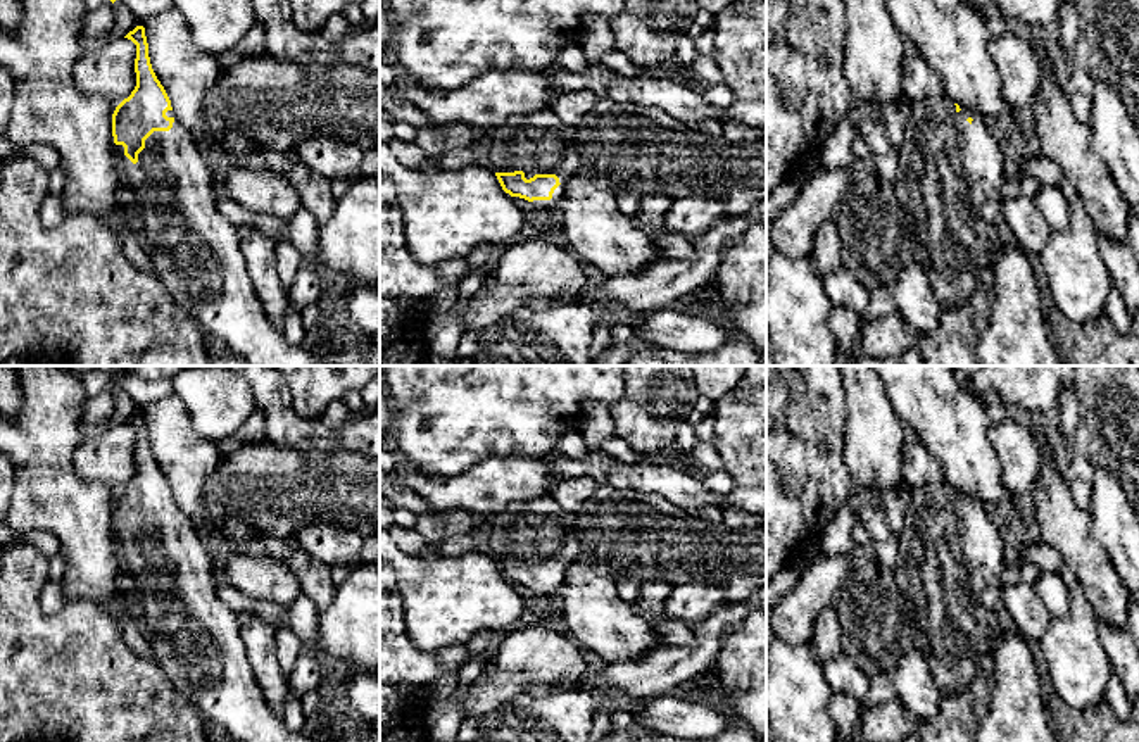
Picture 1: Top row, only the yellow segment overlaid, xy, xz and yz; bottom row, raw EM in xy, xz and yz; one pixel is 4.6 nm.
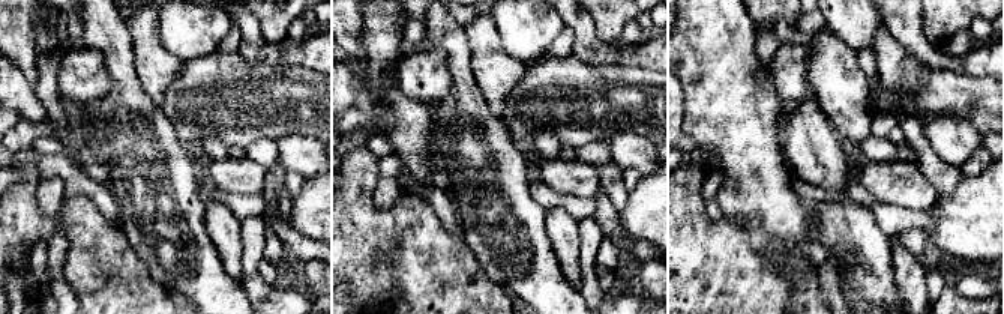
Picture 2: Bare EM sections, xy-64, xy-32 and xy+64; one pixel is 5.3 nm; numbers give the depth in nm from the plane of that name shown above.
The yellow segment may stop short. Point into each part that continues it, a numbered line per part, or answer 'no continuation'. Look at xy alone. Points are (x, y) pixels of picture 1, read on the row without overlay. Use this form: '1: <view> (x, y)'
1: xy (195, 639)

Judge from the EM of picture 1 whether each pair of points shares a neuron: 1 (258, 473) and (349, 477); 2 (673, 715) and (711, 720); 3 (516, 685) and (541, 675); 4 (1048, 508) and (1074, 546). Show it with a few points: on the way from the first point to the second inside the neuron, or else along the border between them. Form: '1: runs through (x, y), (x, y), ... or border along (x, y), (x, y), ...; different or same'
1: runs through (280, 477), (327, 477); same
2: runs through (682, 718), (703, 720); same
3: border along (490, 665), (522, 672), (525, 691); different
4: runs through (1055, 516), (1072, 537); same

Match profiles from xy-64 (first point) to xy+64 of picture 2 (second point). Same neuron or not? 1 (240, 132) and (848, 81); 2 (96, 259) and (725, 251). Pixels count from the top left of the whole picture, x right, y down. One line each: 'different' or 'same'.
1: different
2: same

